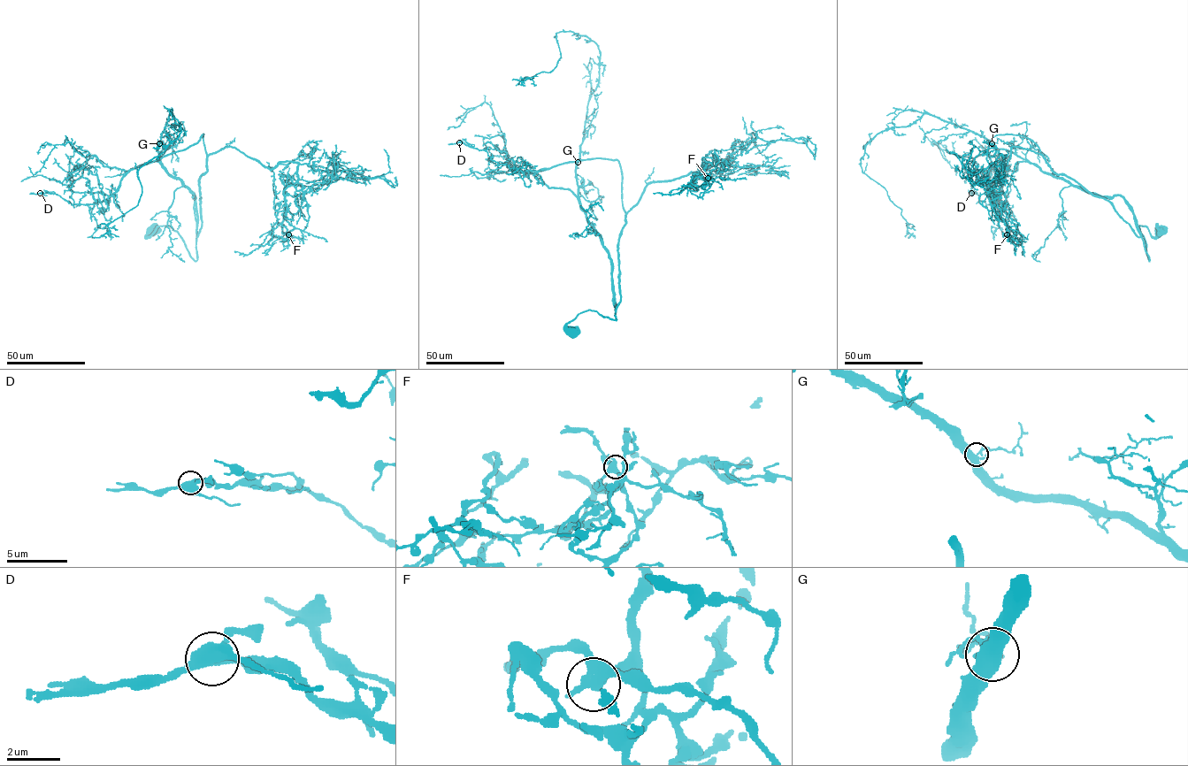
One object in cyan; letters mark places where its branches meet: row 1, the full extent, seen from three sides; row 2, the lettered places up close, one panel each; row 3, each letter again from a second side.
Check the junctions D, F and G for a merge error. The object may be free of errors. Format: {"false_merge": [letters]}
{"false_merge": []}

